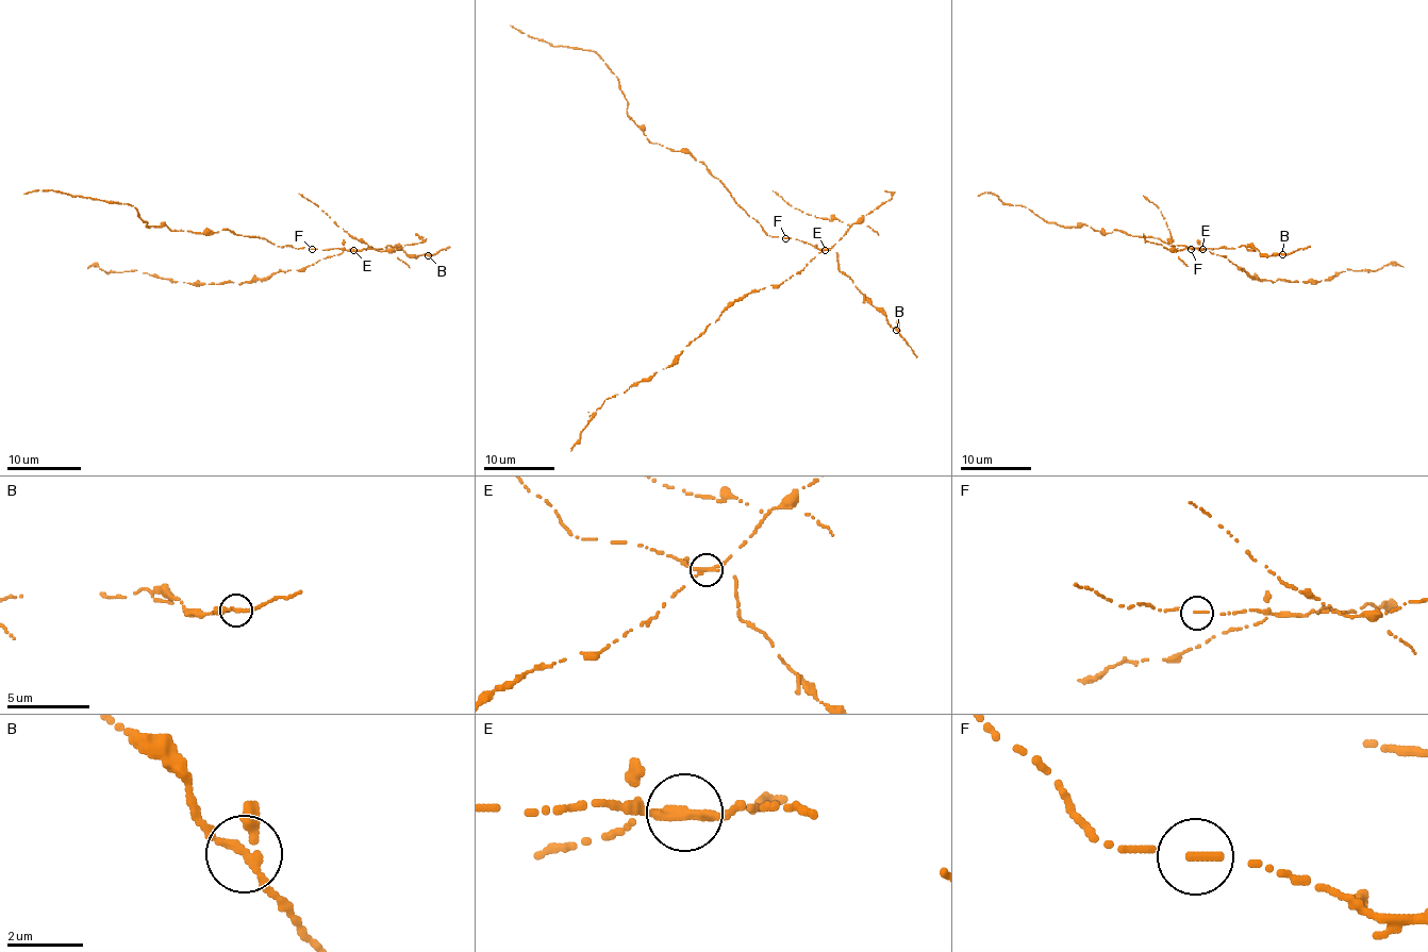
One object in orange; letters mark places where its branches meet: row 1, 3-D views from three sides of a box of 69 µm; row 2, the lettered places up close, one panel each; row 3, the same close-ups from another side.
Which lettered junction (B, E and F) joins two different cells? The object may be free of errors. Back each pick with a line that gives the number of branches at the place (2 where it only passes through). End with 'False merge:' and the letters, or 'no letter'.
E: Branches: 2
False merge: E

